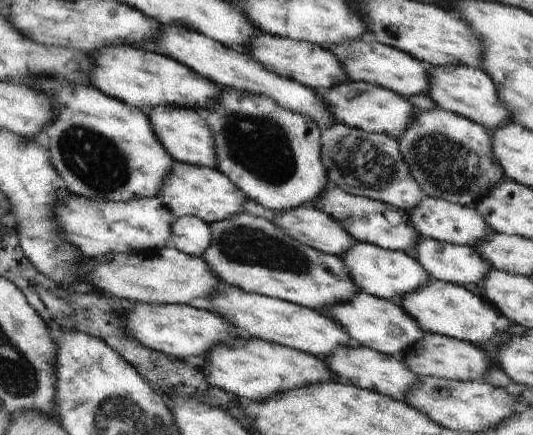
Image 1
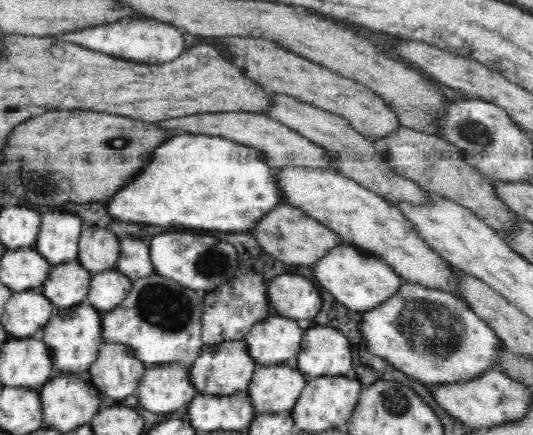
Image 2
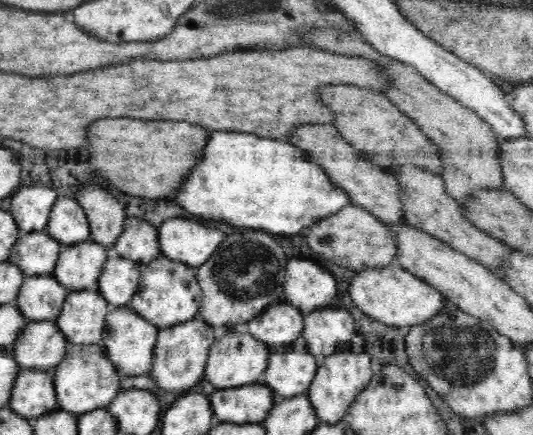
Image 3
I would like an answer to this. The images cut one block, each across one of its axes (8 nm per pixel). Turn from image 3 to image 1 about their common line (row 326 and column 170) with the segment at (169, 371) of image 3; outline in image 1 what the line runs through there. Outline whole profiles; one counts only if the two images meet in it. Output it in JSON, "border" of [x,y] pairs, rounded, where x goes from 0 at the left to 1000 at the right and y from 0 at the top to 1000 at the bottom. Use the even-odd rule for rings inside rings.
{"border":[[[341,370],[325,372],[321,398],[313,400],[313,411],[306,418],[293,453],[306,464],[306,471],[317,480],[328,503],[343,497],[371,499],[388,517],[443,494],[445,487],[452,485],[458,457],[465,457],[409,389],[358,379]]]}

